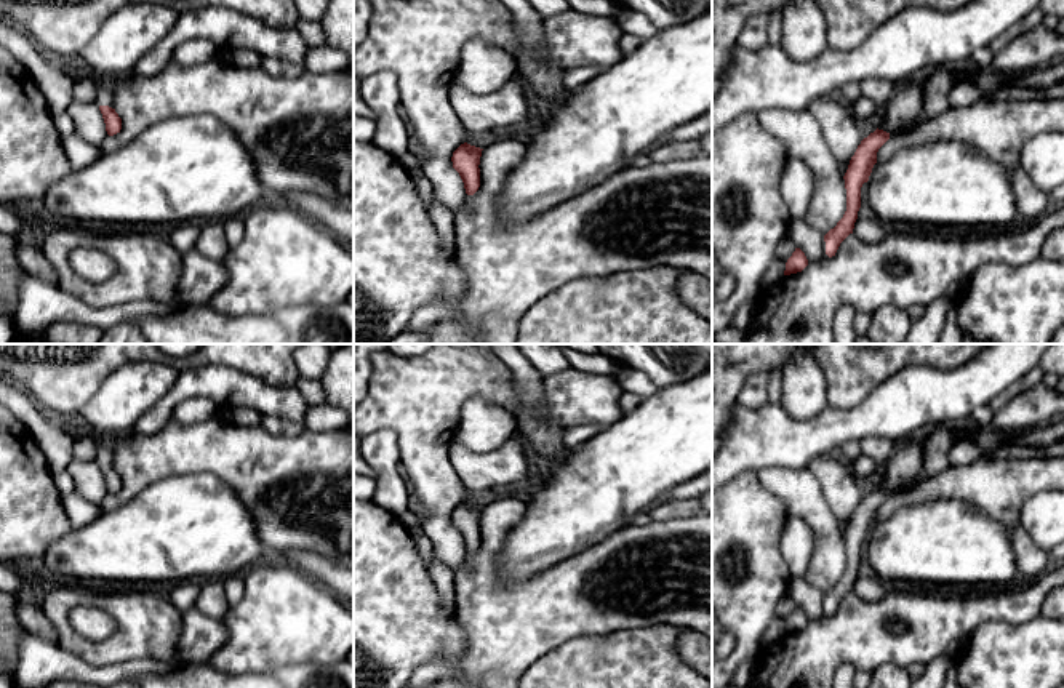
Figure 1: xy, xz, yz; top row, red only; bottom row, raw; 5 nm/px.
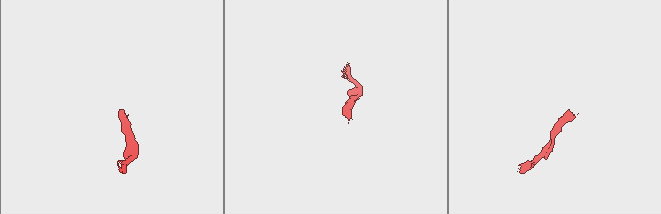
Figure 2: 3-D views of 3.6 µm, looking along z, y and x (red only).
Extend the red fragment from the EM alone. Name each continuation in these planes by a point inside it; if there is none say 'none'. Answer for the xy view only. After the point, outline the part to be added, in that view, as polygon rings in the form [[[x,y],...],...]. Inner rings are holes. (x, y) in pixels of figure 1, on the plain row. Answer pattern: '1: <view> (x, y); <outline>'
1: xy (104, 455); [[[104,443],[98,448],[98,454],[94,458],[98,464],[109,464],[114,467],[114,445]]]

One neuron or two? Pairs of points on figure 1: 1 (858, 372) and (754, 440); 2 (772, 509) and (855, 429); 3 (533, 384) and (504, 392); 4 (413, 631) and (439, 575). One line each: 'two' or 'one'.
1: two
2: two
3: two
4: two

